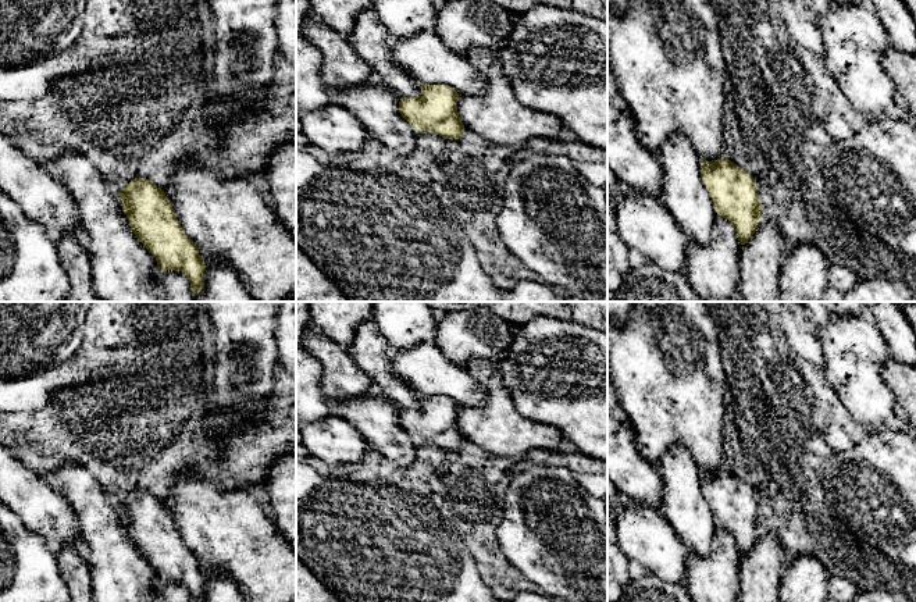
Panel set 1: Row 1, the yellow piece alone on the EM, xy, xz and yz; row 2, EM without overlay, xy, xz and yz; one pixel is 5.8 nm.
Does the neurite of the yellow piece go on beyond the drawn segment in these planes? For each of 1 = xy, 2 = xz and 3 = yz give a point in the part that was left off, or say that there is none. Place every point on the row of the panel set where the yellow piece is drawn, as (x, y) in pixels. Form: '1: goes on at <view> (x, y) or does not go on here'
1: does not go on here
2: does not go on here
3: does not go on here

